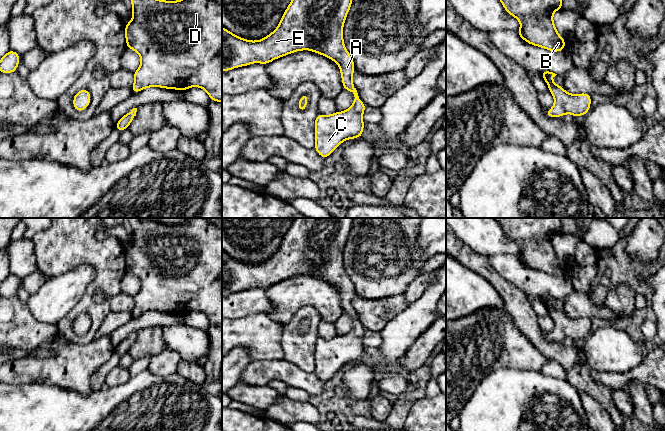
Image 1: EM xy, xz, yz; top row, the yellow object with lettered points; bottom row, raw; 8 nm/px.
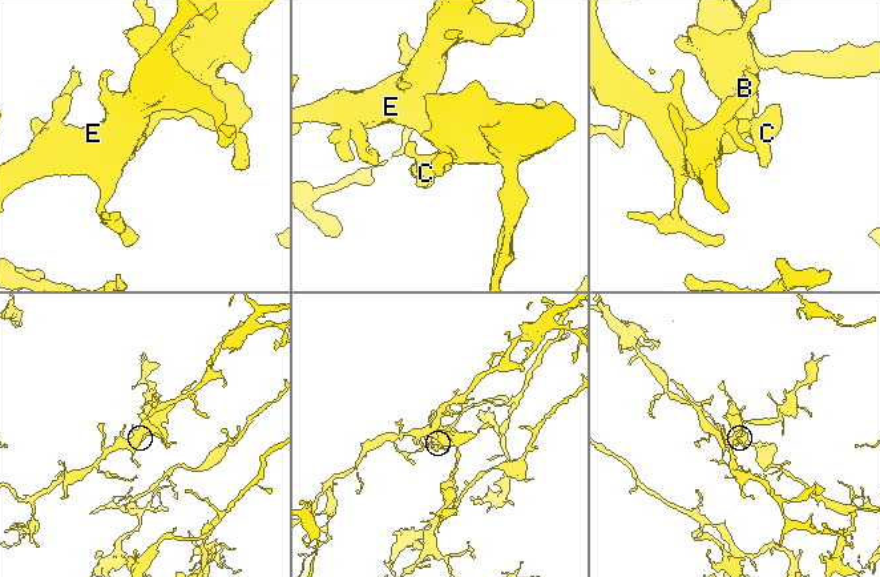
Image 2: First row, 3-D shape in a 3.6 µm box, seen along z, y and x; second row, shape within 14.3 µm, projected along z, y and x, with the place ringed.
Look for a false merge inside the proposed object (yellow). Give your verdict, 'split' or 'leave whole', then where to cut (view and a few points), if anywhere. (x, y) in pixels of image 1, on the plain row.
leave whole; no cut

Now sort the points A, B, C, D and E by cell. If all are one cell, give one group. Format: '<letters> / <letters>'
A B C D E

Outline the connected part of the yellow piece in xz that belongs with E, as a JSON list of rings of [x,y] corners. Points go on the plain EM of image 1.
[[[295,218],[286,232],[278,251],[265,262],[246,264],[222,250],[222,296],[252,287],[268,288],[295,275],[310,274],[321,278],[339,289],[343,313],[354,318],[355,324],[349,333],[332,339],[317,338],[315,342],[315,374],[324,383],[345,364],[363,360],[365,346],[362,338],[366,330],[359,322],[352,306],[354,285],[343,264],[343,250],[353,225],[353,218]]]

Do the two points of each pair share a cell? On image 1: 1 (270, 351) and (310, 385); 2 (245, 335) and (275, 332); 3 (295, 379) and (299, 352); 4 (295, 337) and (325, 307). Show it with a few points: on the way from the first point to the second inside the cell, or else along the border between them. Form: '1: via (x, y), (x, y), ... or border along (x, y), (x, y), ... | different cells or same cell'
1: border along (282, 358), (255, 359) | different cells
2: via (252, 333), (268, 333) | same cell
3: border along (283, 358), (307, 372), (313, 372) | different cells
4: border along (294, 313), (305, 306), (313, 306), (322, 320) | different cells

